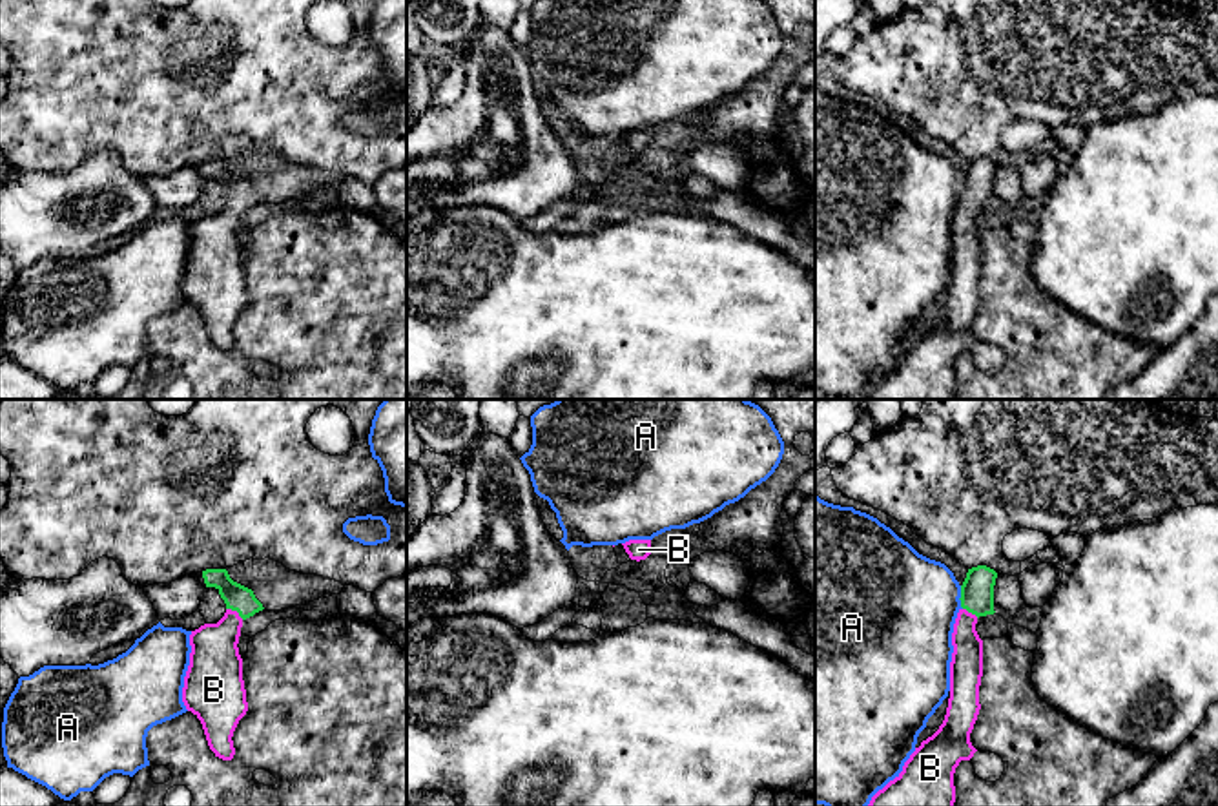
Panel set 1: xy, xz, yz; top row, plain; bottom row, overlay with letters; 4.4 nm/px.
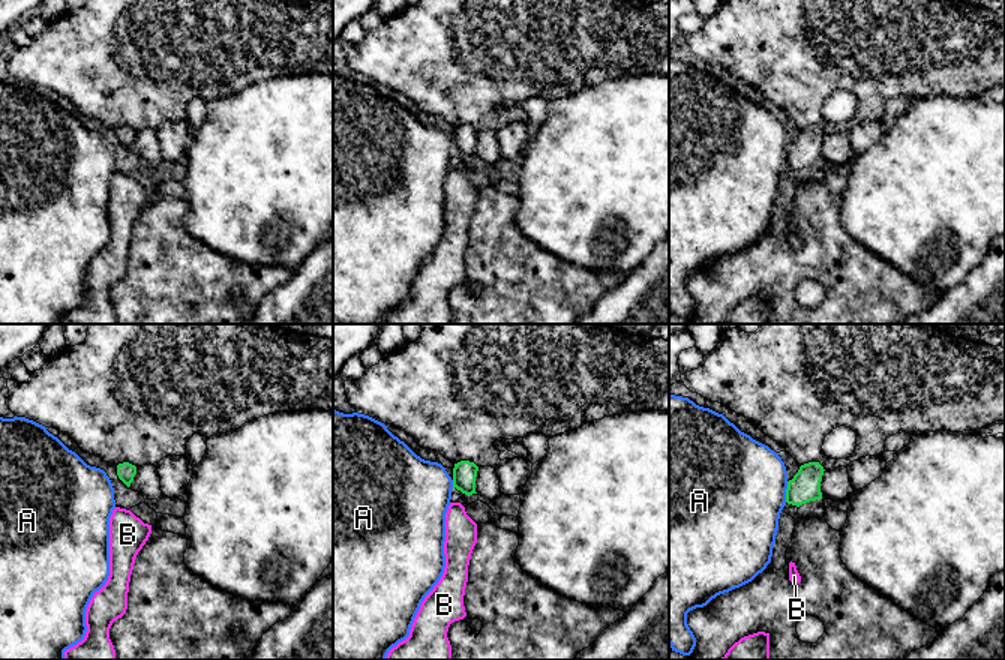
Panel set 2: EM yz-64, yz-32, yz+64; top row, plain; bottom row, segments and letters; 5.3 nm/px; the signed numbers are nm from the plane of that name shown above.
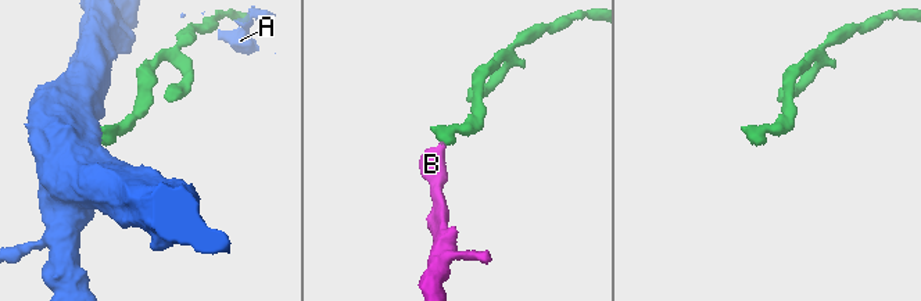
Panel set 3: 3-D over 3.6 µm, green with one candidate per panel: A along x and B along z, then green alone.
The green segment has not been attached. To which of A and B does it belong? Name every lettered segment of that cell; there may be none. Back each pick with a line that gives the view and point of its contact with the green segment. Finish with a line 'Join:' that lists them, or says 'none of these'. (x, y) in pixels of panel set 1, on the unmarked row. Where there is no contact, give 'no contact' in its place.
B: xy (236, 201)
Join: B

